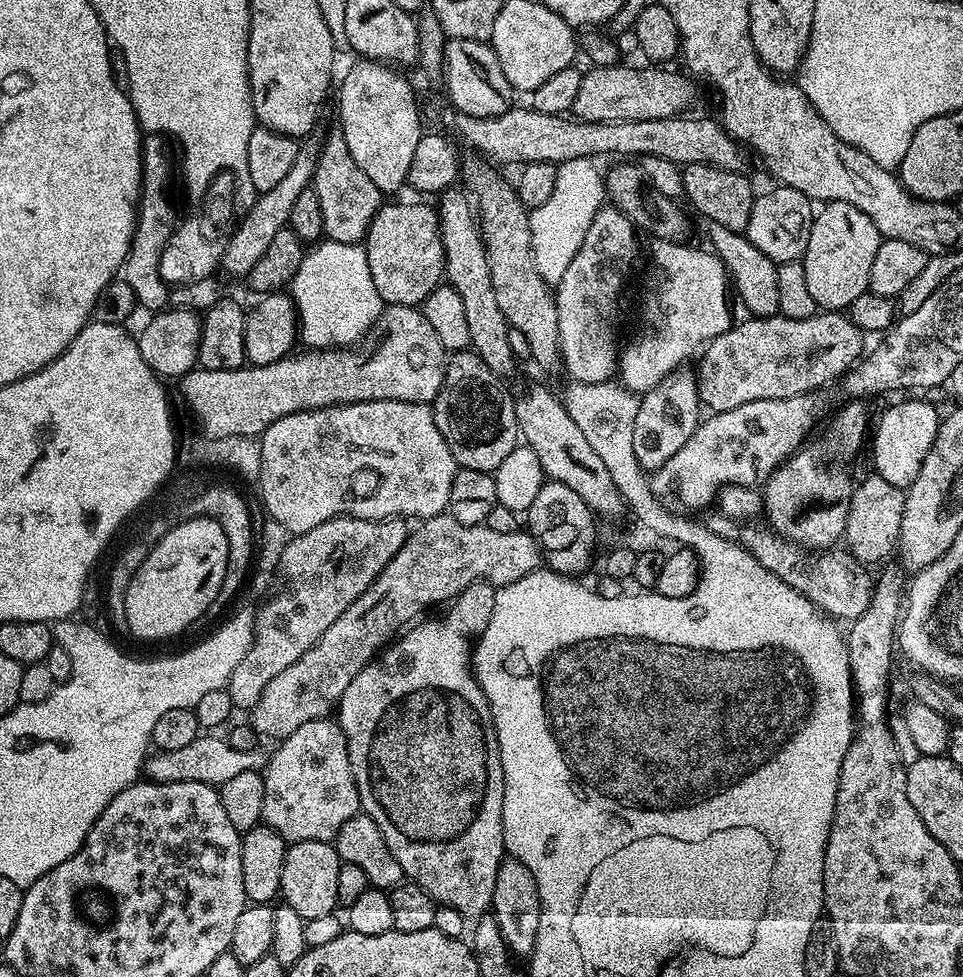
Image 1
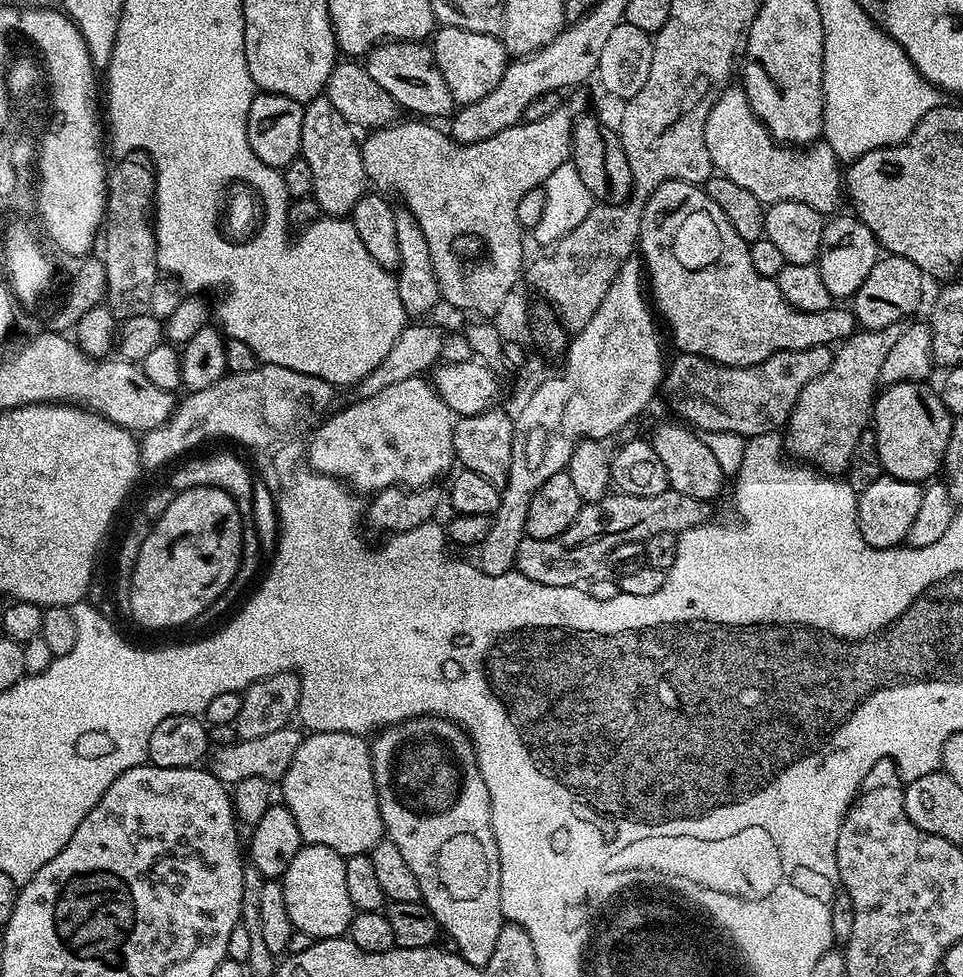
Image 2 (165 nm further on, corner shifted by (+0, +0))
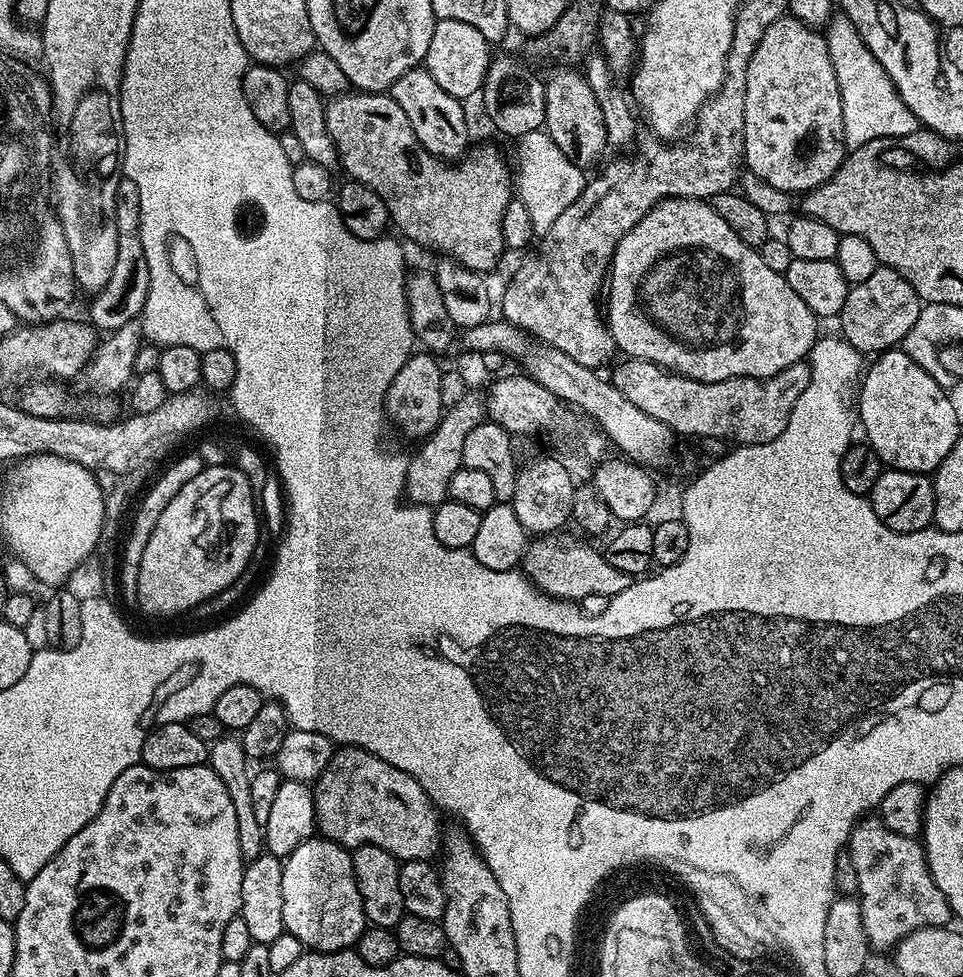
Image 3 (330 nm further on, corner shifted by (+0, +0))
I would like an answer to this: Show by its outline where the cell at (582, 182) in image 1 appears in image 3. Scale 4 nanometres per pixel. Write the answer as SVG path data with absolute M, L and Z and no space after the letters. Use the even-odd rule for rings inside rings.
M547 131L531 132L519 137L516 148L516 160L520 169L514 172L514 188L518 198L526 202L530 210L530 219L534 221L537 237L542 237L554 226L554 221L565 212L566 206L574 203L582 194L586 183L581 165L575 164L548 137Z

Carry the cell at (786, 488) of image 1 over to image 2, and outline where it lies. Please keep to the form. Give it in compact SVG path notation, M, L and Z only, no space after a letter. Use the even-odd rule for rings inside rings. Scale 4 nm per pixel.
M903 323L891 324L882 330L857 330L835 349L830 370L826 370L826 374L818 374L818 378L814 378L814 382L806 385L802 394L798 394L794 410L789 414L787 425L783 429L784 451L793 461L803 462L824 474L847 473L854 446L869 427L870 417L874 412L882 362L886 362L886 354L890 354L890 350L898 343L898 338L902 338L904 330Z

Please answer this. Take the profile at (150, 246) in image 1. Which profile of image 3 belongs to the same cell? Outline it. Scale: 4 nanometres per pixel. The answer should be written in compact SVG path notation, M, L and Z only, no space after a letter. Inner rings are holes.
M127 178L121 179L114 198L114 226L118 230L118 259L114 261L114 274L110 274L110 282L106 282L102 291L91 297L90 323L104 334L118 330L143 313L150 286L150 270L146 266L146 254L142 250L140 237L140 195L138 186L134 186L134 182Z

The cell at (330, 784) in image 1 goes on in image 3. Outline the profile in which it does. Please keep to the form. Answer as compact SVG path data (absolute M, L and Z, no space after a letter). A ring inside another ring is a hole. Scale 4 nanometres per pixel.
M340 746L333 751L330 766L315 781L314 795L316 798L316 826L319 835L333 844L339 844L351 850L363 844L382 846L391 856L403 862L405 860L433 859L432 855L439 853L442 848L442 831L438 809L425 792L421 784L408 772L390 766L382 758L370 754L361 748Z

